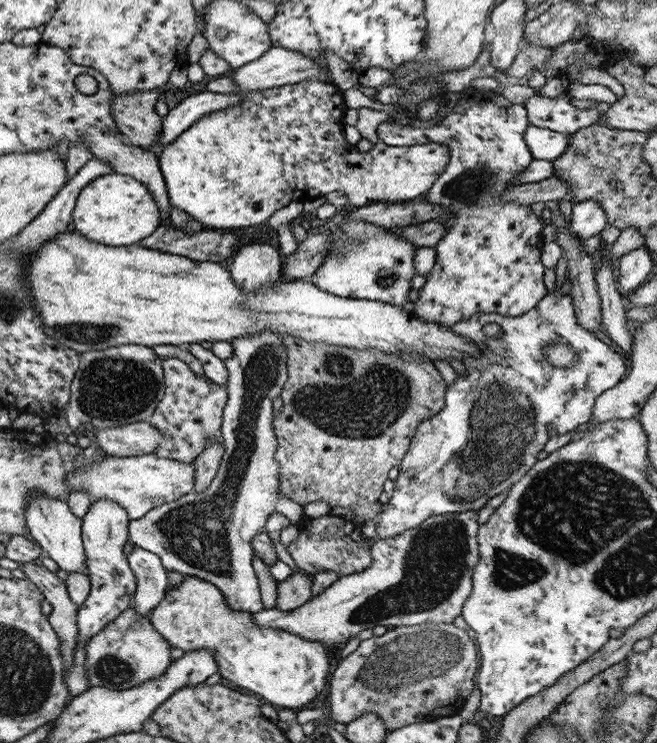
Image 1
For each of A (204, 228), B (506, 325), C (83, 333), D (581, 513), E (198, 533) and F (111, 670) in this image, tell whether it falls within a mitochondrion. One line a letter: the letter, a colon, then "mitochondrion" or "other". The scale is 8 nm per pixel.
A: other
B: other
C: mitochondrion
D: mitochondrion
E: mitochondrion
F: mitochondrion

